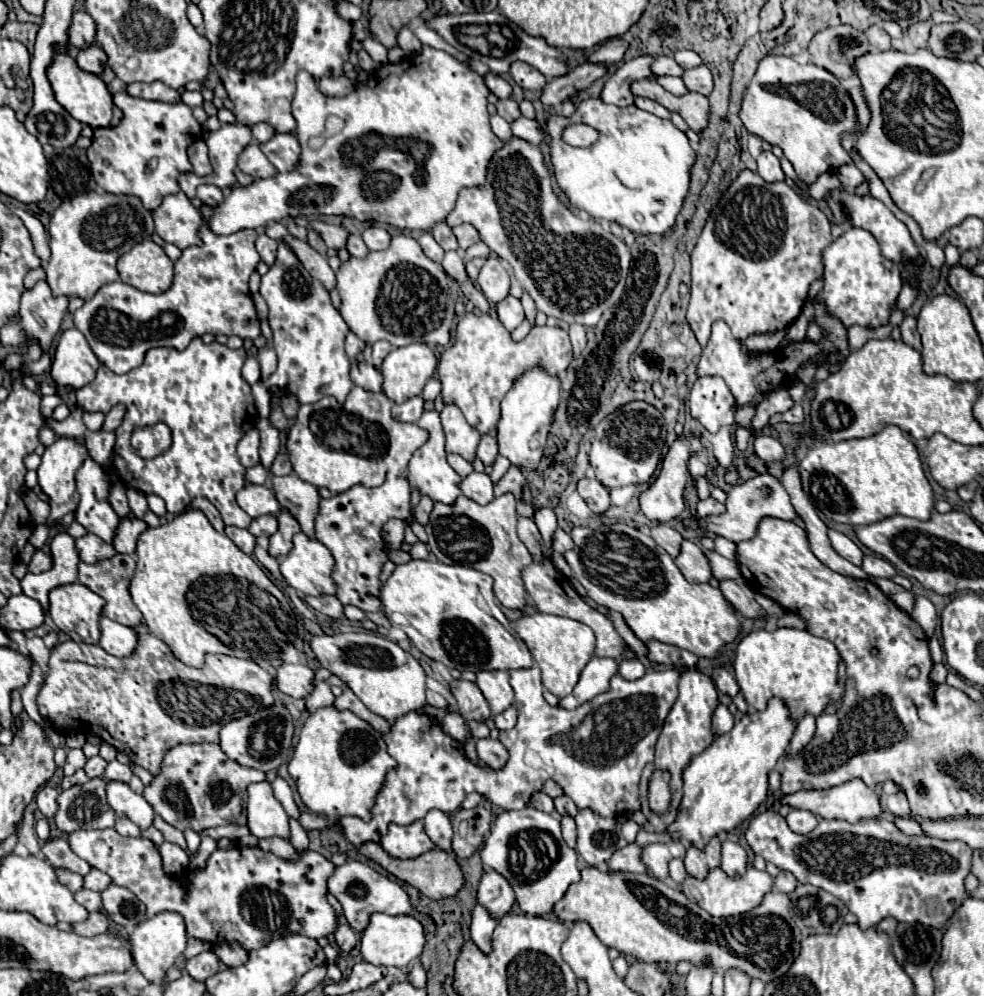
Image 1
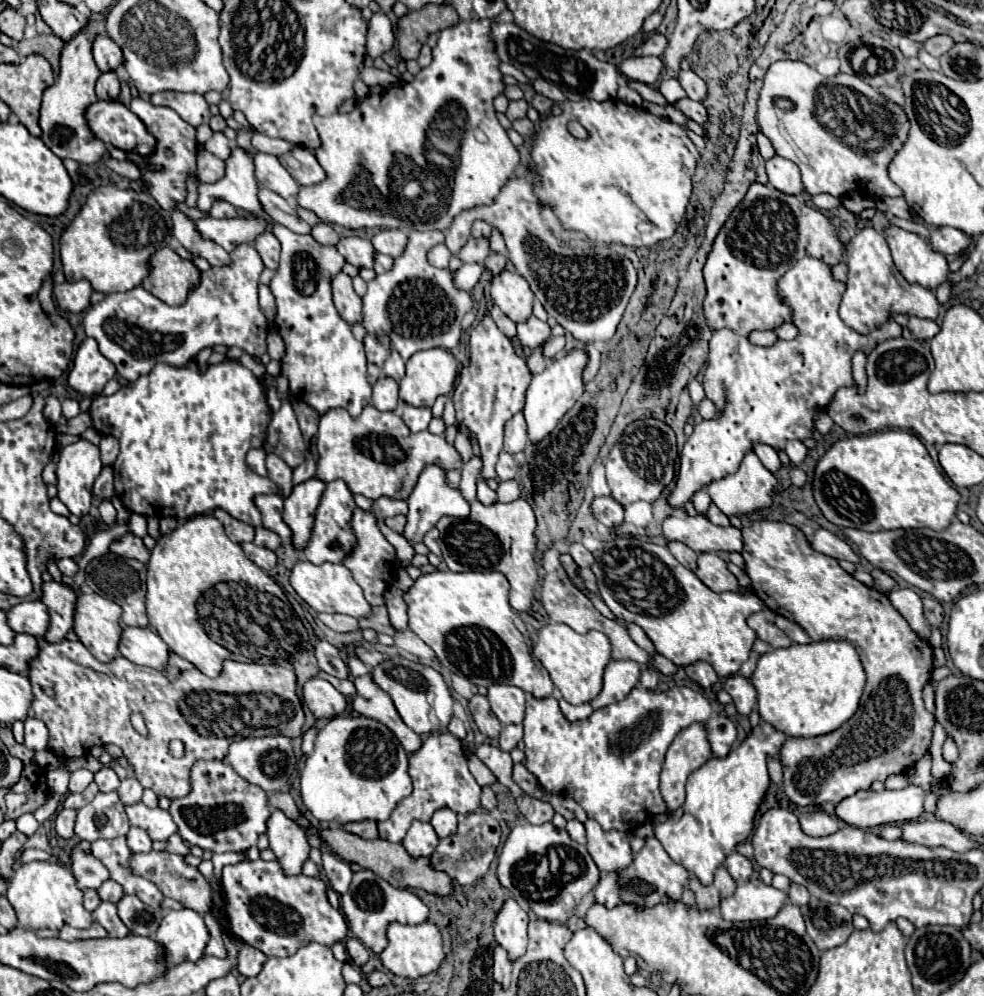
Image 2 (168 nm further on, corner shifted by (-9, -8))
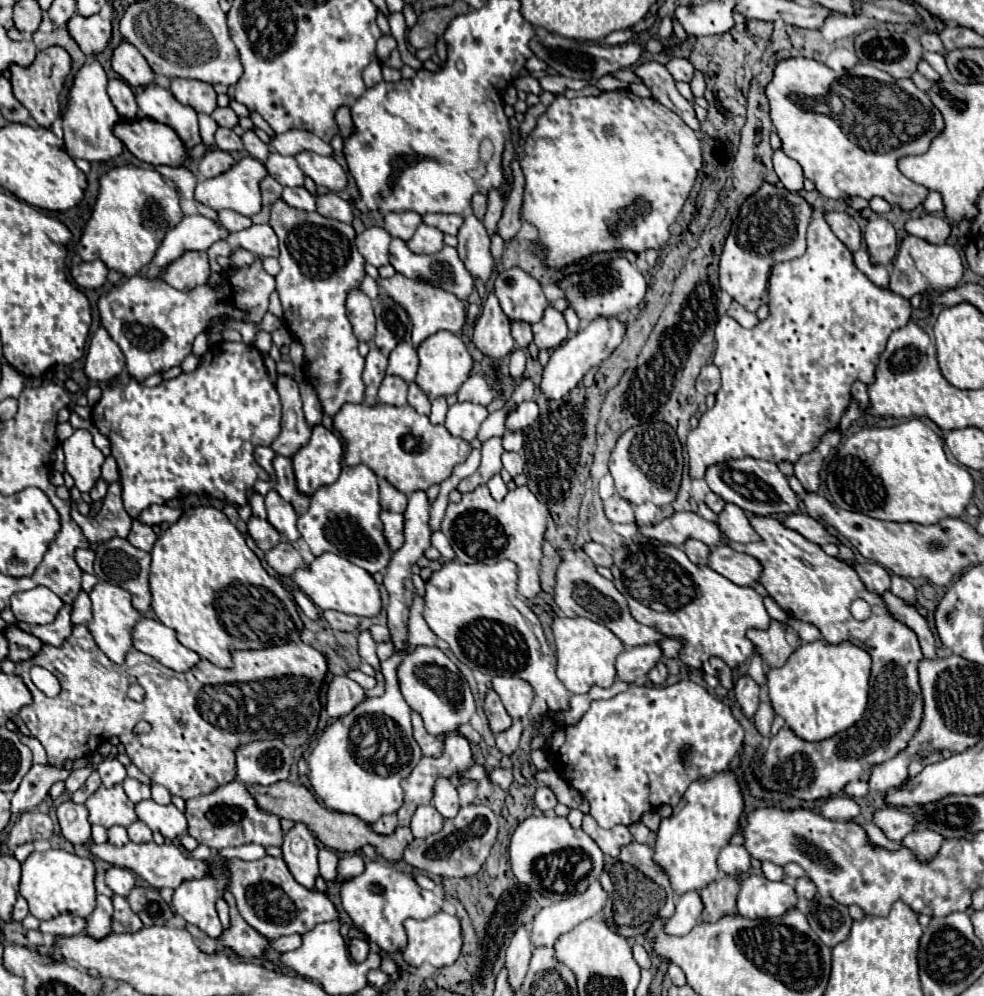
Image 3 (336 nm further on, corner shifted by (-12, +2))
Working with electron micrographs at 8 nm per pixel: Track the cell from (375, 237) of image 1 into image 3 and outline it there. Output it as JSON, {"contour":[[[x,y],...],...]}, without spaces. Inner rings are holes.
{"contour":[[[406,210],[406,212],[388,212],[384,216],[384,228],[392,236],[402,238],[404,242],[408,242],[414,236],[414,232],[416,232],[420,222],[422,222],[422,216],[418,212],[412,212],[412,210]]]}

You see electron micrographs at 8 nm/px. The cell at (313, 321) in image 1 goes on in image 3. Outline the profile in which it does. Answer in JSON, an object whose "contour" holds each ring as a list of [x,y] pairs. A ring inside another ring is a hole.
{"contour":[[[278,198],[270,206],[270,226],[278,236],[278,244],[280,244],[278,260],[282,266],[282,270],[276,274],[276,292],[280,294],[282,304],[292,304],[294,338],[308,346],[304,374],[308,382],[316,388],[324,412],[332,416],[346,402],[354,402],[354,404],[364,402],[364,382],[362,382],[364,358],[358,354],[358,340],[354,338],[352,324],[346,316],[346,296],[350,290],[356,290],[364,280],[366,260],[362,258],[362,254],[354,244],[356,232],[350,224],[320,216],[318,212],[304,212],[304,210],[292,208],[282,198]]]}

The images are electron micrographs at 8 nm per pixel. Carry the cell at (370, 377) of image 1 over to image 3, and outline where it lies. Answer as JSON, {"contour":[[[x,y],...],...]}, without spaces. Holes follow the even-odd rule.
{"contour":[[[386,376],[380,386],[378,400],[390,406],[406,406],[406,394],[408,394],[408,384],[402,382],[402,378]]]}

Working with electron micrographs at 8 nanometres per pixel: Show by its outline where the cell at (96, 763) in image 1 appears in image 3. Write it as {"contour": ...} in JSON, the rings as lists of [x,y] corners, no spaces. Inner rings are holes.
{"contour":[[[106,758],[106,760],[102,760],[102,762],[96,766],[96,770],[100,772],[102,784],[104,784],[106,788],[110,788],[110,786],[114,786],[114,784],[120,784],[120,782],[126,778],[126,768],[124,768],[116,758]]]}

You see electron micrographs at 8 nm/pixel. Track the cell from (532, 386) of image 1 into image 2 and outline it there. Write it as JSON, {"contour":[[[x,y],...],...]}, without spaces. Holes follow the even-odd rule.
{"contour":[[[571,350],[571,352],[563,354],[561,358],[549,362],[541,374],[533,376],[533,380],[527,388],[527,398],[525,398],[525,408],[523,408],[523,416],[527,422],[527,436],[529,436],[531,444],[543,442],[543,438],[547,438],[557,428],[557,424],[561,422],[565,412],[583,394],[581,372],[583,372],[585,364],[587,364],[585,352],[583,350]]]}

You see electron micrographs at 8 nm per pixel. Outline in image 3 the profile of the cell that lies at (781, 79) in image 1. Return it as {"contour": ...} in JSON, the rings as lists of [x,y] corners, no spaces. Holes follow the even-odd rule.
{"contour":[[[788,58],[778,62],[774,78],[766,86],[766,96],[770,100],[770,118],[782,140],[784,154],[802,166],[804,176],[816,184],[816,190],[822,196],[838,202],[852,196],[866,200],[880,196],[906,212],[920,206],[928,196],[928,188],[912,182],[898,170],[898,160],[924,154],[932,140],[940,136],[944,118],[930,102],[928,94],[918,90],[912,80],[894,80],[886,72],[868,64],[858,64],[848,72],[834,72],[816,60]]]}

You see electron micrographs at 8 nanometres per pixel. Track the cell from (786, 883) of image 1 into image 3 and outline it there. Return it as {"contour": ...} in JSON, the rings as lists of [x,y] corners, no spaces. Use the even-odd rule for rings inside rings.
{"contour":[[[798,878],[796,880],[796,894],[800,898],[806,898],[806,900],[812,900],[814,894],[816,894],[816,884],[810,880],[810,878]]]}

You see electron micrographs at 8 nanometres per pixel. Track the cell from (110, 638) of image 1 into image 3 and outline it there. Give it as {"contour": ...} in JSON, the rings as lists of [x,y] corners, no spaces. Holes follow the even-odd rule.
{"contour":[[[142,618],[134,628],[134,648],[156,658],[160,664],[176,670],[186,672],[198,664],[200,656],[188,648],[184,648],[174,630],[164,626],[158,620]]]}

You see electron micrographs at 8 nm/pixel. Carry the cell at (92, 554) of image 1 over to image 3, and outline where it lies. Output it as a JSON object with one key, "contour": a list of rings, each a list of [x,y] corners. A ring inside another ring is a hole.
{"contour":[[[134,520],[134,522],[132,522],[132,530],[130,530],[130,534],[128,534],[128,540],[130,540],[136,548],[150,552],[152,546],[154,546],[154,540],[156,540],[156,532],[154,532],[150,526]]]}

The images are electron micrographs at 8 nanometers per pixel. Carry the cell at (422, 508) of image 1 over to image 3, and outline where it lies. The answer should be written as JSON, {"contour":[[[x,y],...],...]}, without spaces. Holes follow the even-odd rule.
{"contour":[[[434,532],[432,534],[432,546],[446,558],[446,560],[456,560],[456,554],[448,542],[448,538],[442,532]]]}

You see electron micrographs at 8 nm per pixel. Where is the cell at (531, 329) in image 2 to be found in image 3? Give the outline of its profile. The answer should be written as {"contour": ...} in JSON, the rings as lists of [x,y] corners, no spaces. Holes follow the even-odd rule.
{"contour":[[[548,306],[542,322],[536,322],[532,326],[532,332],[534,332],[534,342],[538,348],[554,350],[556,346],[560,346],[562,340],[568,338],[568,324],[562,312]]]}

